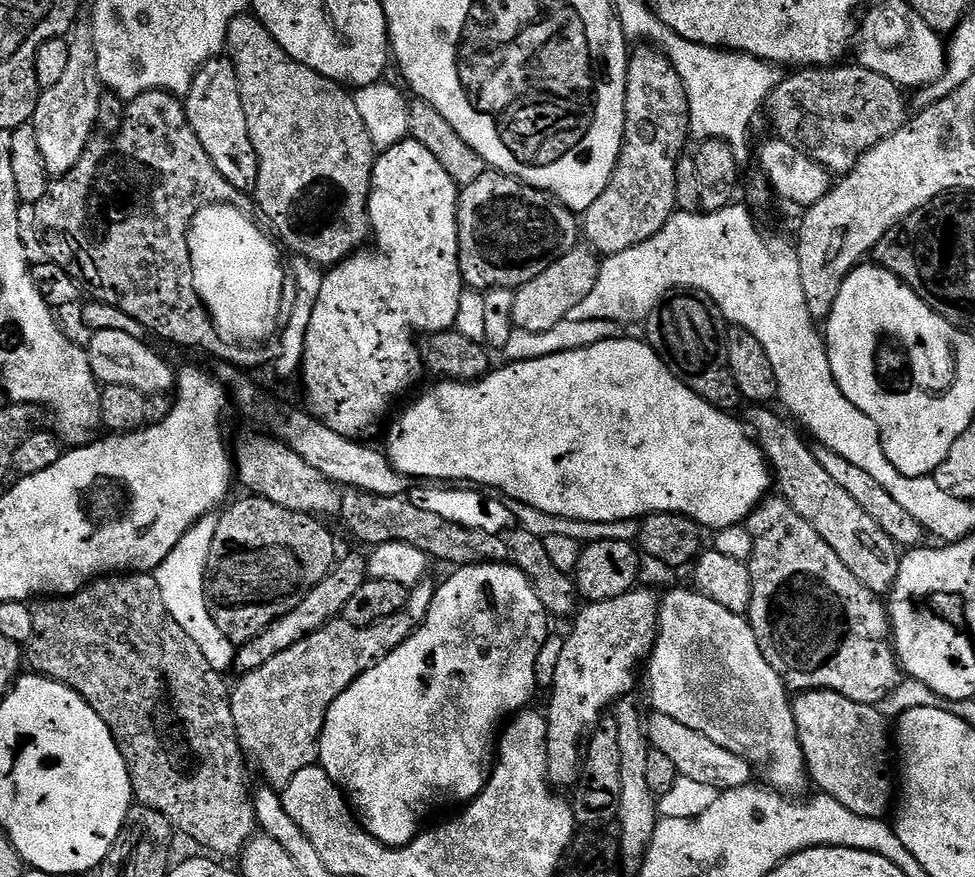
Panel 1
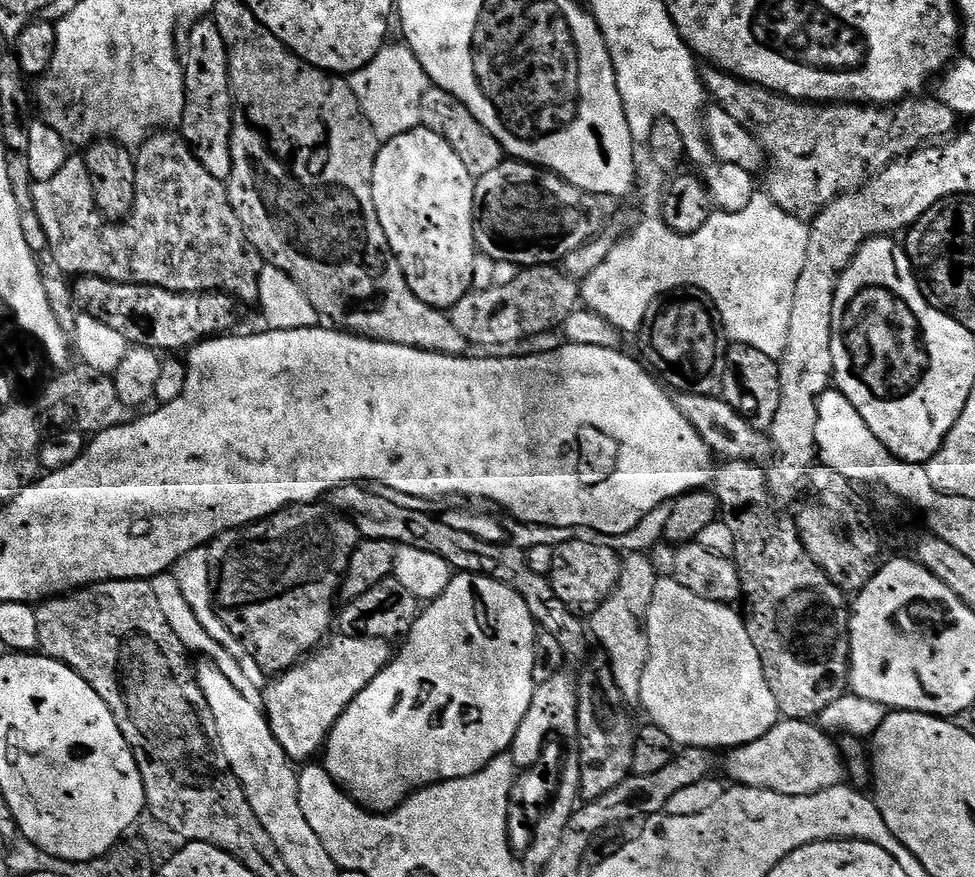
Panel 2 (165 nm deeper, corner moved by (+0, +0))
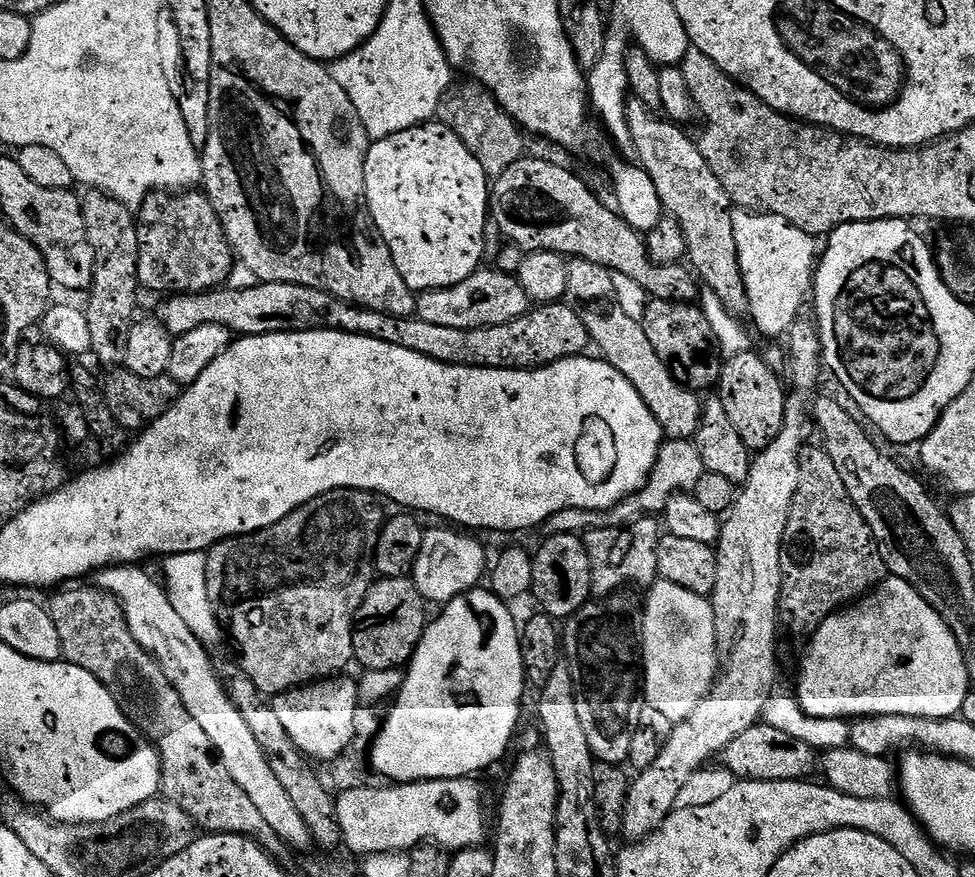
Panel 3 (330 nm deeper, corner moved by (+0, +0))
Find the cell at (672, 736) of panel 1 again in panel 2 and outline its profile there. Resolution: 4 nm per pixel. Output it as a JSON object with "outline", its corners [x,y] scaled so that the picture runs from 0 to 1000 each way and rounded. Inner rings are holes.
{"outline":[[[801,819],[782,842],[746,859],[747,885],[755,896],[786,899],[811,908],[830,908],[861,899],[868,889],[868,868],[863,849],[852,842],[833,821]]]}

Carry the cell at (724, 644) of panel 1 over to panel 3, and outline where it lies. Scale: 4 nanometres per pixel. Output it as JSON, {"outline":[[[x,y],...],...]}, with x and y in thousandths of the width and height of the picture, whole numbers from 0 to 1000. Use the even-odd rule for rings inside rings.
{"outline":[[[674,660],[673,665],[664,672],[663,692],[658,698],[658,792],[664,806],[683,814],[683,819],[690,823],[701,823],[729,789],[739,762],[729,683],[708,677],[708,673],[691,668],[691,664]]]}

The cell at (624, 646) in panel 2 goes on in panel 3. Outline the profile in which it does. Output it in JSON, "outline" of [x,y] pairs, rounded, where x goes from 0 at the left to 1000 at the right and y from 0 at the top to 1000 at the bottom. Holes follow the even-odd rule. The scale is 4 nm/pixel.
{"outline":[[[657,591],[640,602],[609,603],[598,608],[597,615],[607,647],[608,681],[627,680],[629,675],[645,668],[652,673],[664,673],[673,665],[675,618],[679,602],[671,594],[673,593],[669,591]]]}

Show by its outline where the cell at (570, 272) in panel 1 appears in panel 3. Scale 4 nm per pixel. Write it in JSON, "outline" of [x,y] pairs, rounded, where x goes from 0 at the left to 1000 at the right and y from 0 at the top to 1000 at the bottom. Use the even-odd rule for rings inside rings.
{"outline":[[[493,304],[478,322],[470,322],[461,328],[446,328],[440,333],[430,334],[427,339],[427,361],[433,367],[441,367],[444,372],[462,372],[466,376],[479,374],[497,374],[498,372],[515,372],[519,367],[527,367],[527,363],[535,363],[544,355],[544,343],[539,331],[528,314],[521,314],[510,308]]]}

